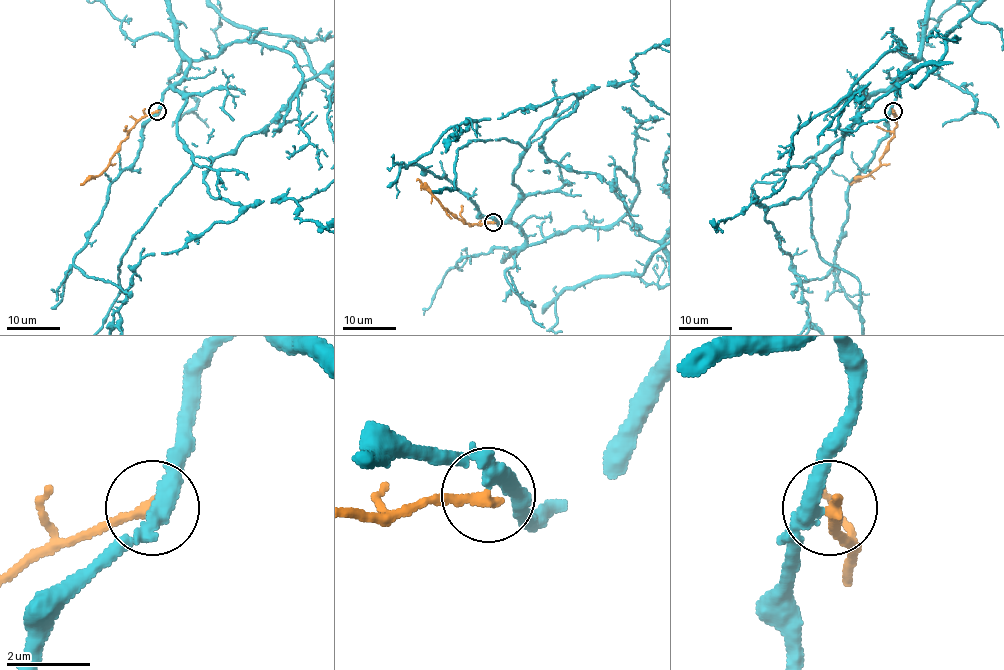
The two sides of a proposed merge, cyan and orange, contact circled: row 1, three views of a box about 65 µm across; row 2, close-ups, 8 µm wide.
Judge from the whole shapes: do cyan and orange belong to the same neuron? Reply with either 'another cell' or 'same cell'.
another cell

